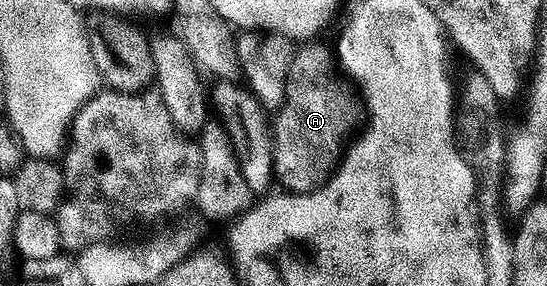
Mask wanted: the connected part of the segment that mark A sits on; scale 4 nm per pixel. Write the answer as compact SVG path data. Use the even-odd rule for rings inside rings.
M306 43L295 48L286 76L282 106L272 117L274 181L282 184L286 188L283 190L290 195L313 193L329 181L330 174L343 156L346 131L350 127L350 113L330 74L330 61L325 51L314 44L318 43Z

